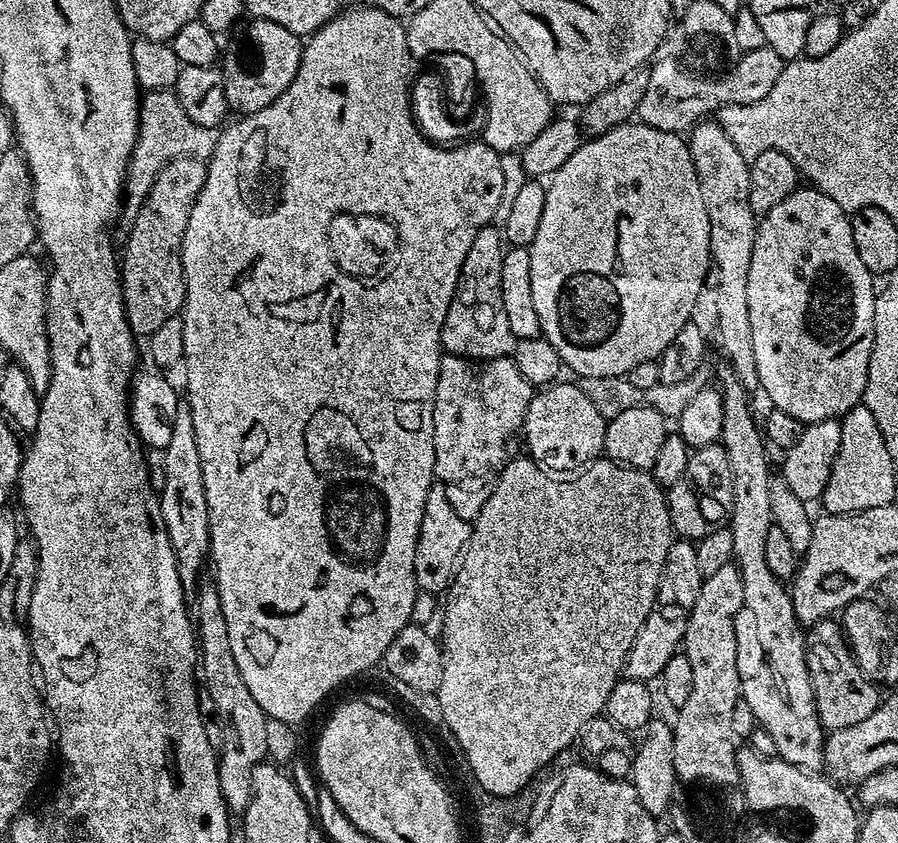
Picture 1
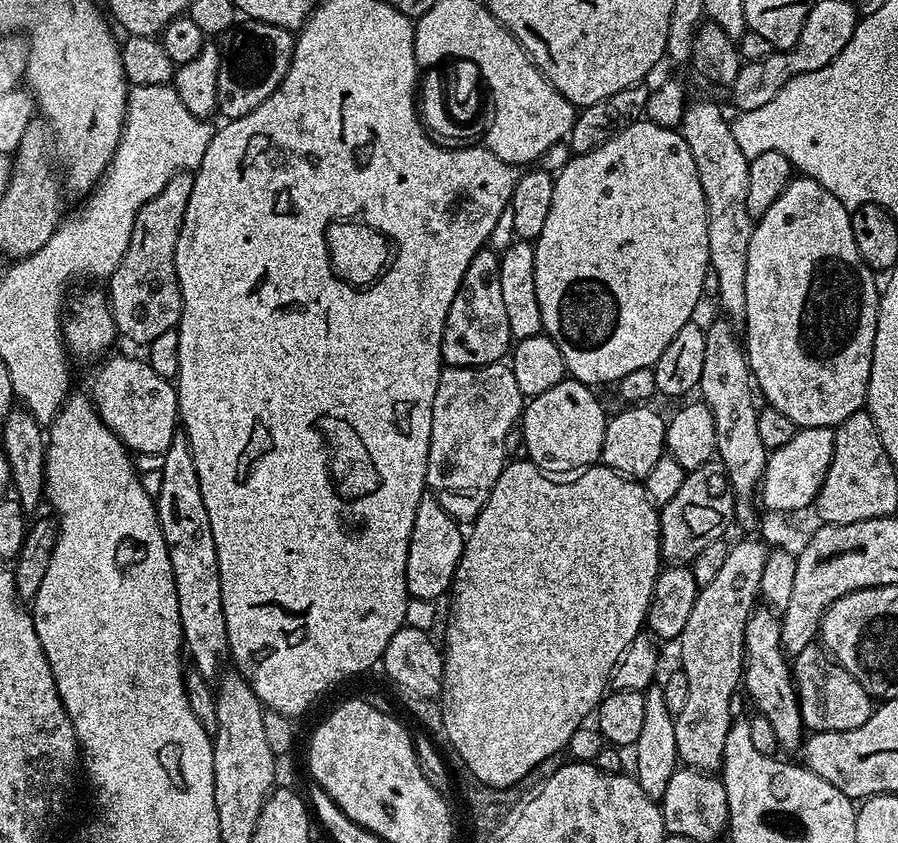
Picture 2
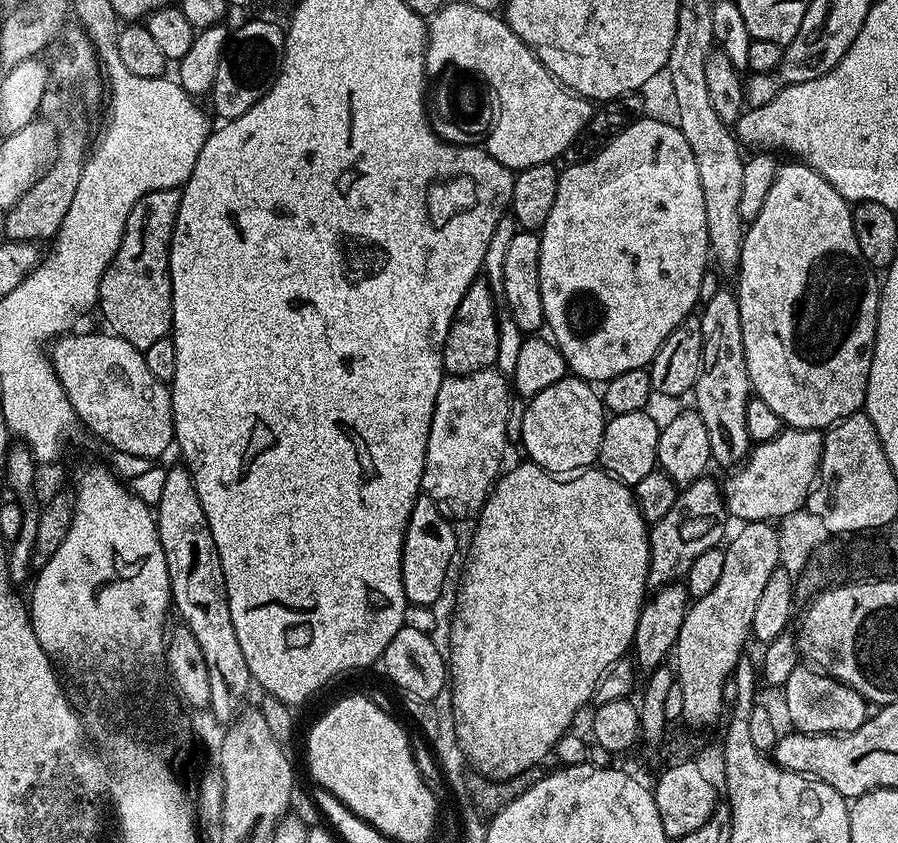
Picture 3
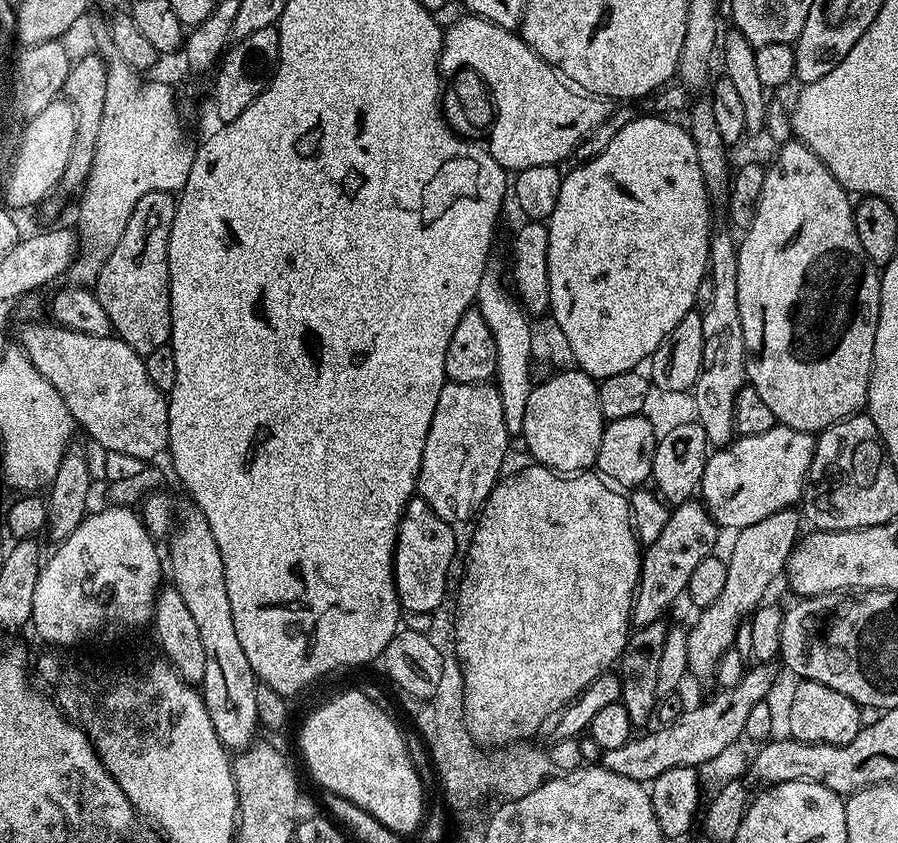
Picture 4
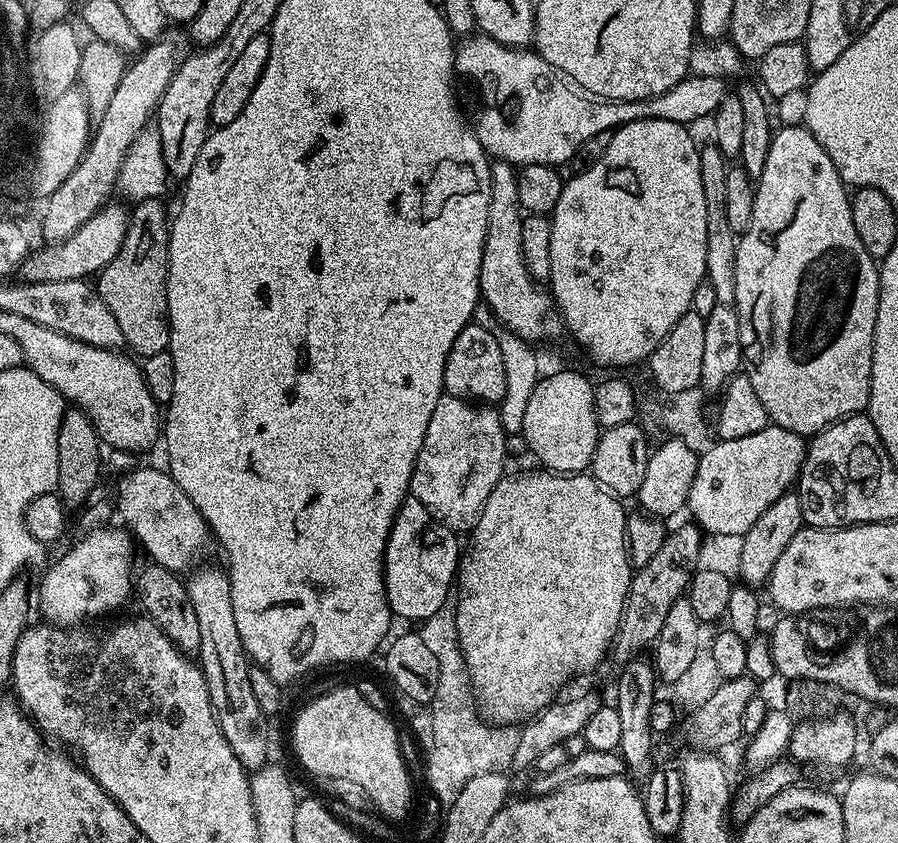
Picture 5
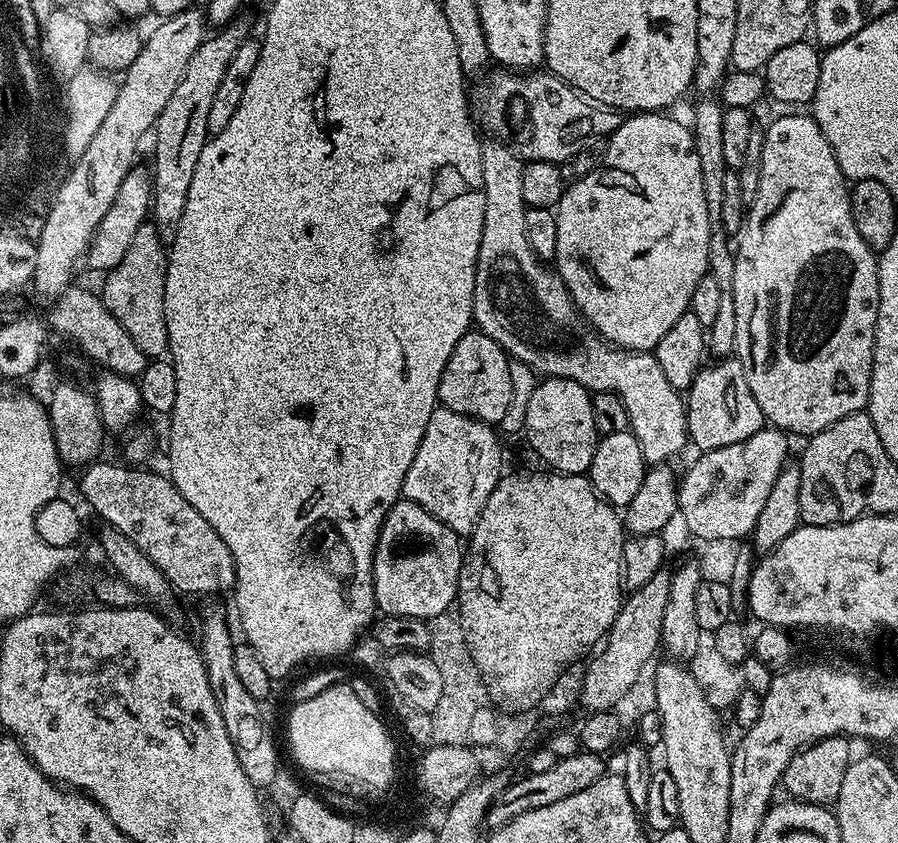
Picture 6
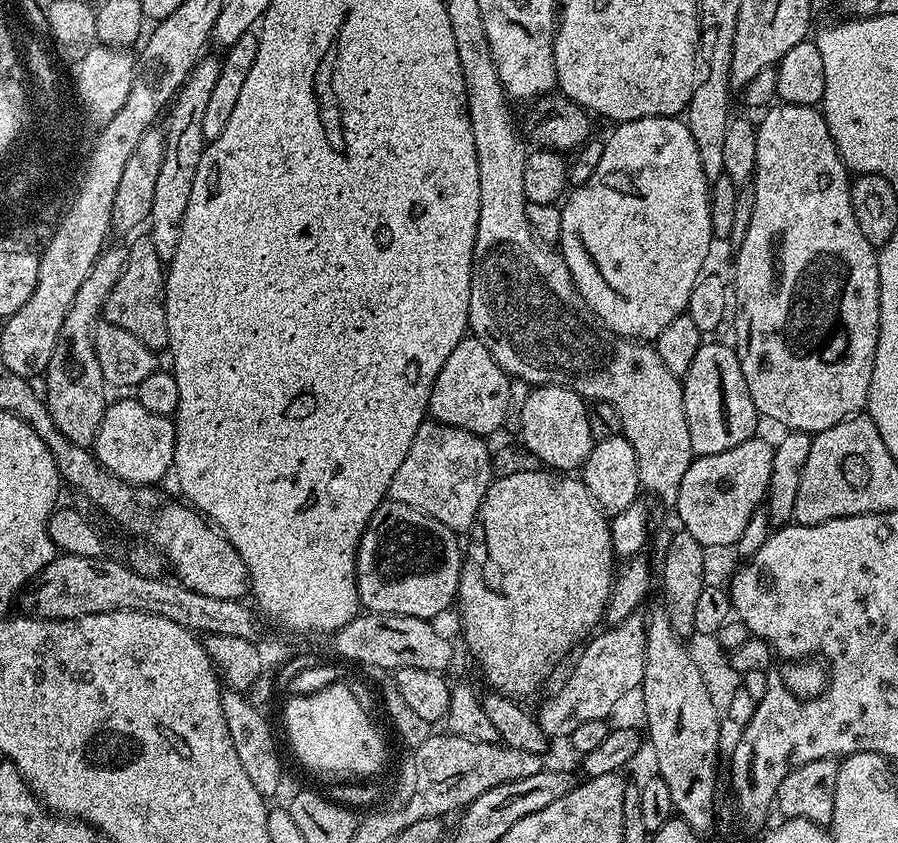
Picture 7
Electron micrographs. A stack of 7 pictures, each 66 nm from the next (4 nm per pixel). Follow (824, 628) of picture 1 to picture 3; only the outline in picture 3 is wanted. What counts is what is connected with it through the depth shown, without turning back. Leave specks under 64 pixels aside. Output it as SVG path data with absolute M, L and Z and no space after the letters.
M797 666L782 685L784 708L797 732L853 732L868 721L870 705L850 686L811 666Z

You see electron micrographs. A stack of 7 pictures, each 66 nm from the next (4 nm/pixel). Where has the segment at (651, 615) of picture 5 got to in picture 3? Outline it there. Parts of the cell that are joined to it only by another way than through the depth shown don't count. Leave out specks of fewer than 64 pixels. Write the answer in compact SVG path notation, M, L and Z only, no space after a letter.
M701 478L677 491L674 506L670 506L666 518L651 525L648 534L649 589L662 588L666 584L687 577L688 567L694 562L694 558L698 558L698 554L705 550L717 547L725 539L724 523L729 523L730 517L724 502L724 493L719 483L715 484L708 479Z

